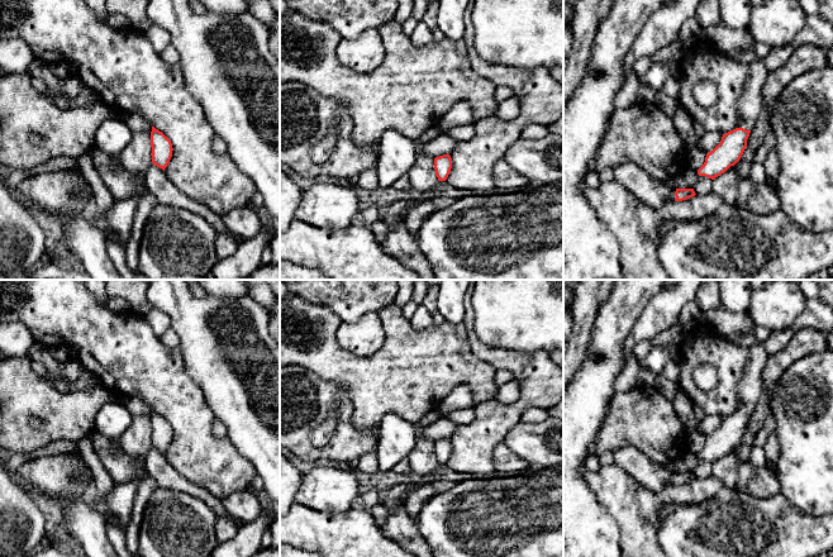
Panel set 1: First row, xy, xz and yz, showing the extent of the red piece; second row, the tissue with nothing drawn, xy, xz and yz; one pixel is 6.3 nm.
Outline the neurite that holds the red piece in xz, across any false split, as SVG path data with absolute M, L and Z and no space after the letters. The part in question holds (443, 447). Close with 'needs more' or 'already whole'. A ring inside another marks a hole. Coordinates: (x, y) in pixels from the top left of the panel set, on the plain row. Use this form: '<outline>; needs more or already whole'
M443 438L434 442L434 453L438 465L446 465L452 452L452 442L449 438Z; already whole

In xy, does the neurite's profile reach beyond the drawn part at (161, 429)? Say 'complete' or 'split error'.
complete

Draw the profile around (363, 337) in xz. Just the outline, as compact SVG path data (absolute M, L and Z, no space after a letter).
M377 311L367 313L354 323L342 323L337 343L357 356L371 356L385 341L384 325Z

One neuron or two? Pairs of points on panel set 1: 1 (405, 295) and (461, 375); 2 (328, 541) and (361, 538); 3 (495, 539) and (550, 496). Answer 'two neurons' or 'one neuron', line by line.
1: two neurons
2: one neuron
3: one neuron

